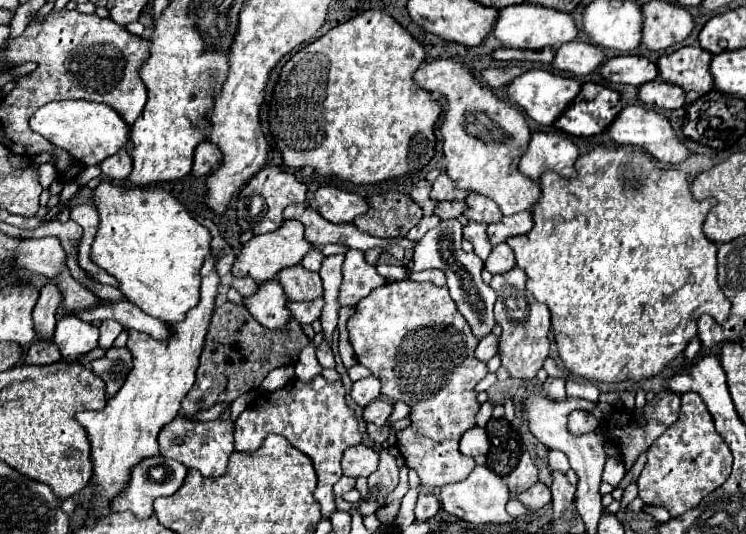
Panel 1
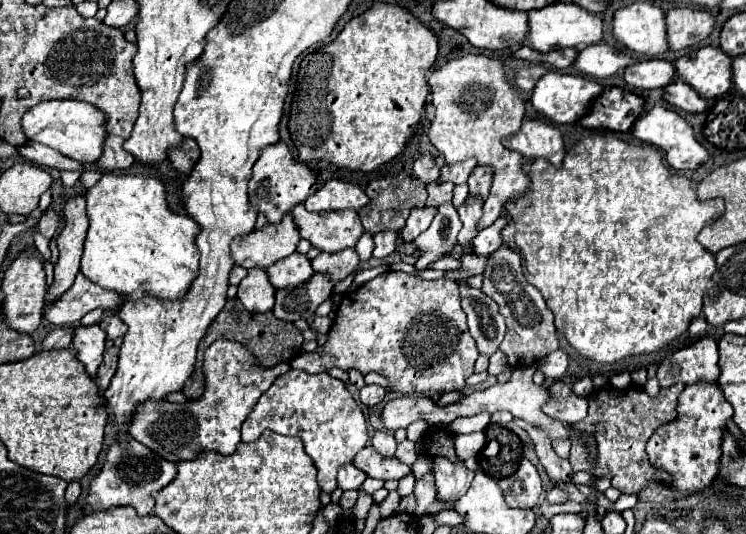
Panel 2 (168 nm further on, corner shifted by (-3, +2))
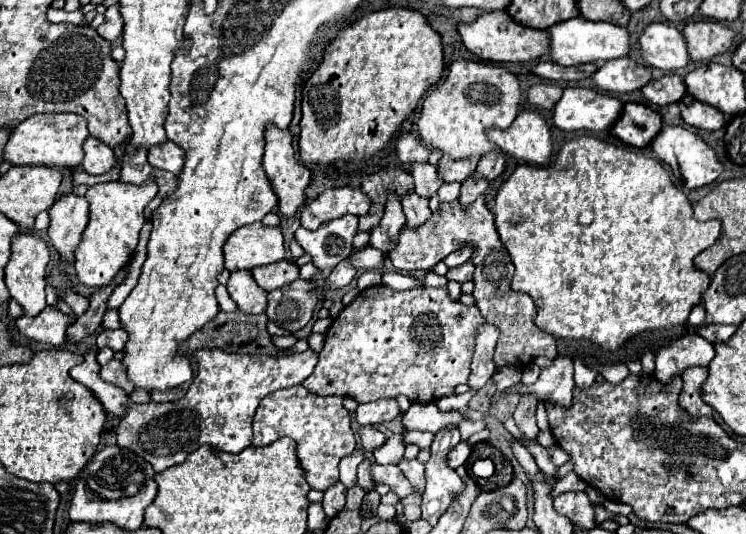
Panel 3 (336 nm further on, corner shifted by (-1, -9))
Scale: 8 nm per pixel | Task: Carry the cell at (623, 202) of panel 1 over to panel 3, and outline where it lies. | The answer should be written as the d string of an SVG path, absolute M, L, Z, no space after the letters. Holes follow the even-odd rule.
M577 137L567 141L559 153L557 159L551 163L551 167L531 167L531 165L519 165L513 175L499 187L497 197L495 197L495 225L499 231L499 237L505 245L505 249L511 255L511 261L515 265L515 275L511 281L511 287L515 291L523 291L527 295L533 297L535 303L539 303L539 311L535 317L535 323L543 329L549 331L553 337L561 337L561 339L571 339L571 341L579 341L585 339L593 345L597 345L603 351L617 351L621 349L631 337L641 335L641 333L655 333L661 329L671 329L675 325L683 325L691 313L693 307L697 307L701 303L701 295L707 291L711 277L697 269L693 259L707 247L711 247L719 233L721 233L721 221L719 219L711 219L711 221L697 221L693 217L693 207L689 203L689 199L685 197L685 193L681 189L677 189L671 183L671 177L667 173L667 169L663 167L661 161L653 159L653 157L645 157L627 149L621 149L613 143L601 141L597 137Z

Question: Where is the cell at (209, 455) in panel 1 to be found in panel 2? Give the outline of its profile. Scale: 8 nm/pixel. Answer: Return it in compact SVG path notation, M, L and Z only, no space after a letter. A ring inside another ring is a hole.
M215 340L205 350L203 396L197 400L187 400L185 404L173 404L167 400L157 404L139 404L137 412L133 412L133 420L129 422L129 434L169 462L193 460L203 450L215 450L223 456L229 456L241 442L241 424L245 422L261 394L273 384L277 376L287 370L289 362L277 364L273 368L263 368L257 364L253 352L249 352L249 348L245 348L243 344Z

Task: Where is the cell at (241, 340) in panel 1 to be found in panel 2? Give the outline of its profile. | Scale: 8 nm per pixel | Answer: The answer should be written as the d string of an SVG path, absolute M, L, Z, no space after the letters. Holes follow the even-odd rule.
M227 298L227 304L225 308L229 310L223 310L219 312L219 316L213 320L213 324L209 326L209 332L201 338L201 344L199 344L199 350L197 350L197 364L195 364L195 372L193 376L189 376L189 380L185 382L185 388L183 388L183 394L187 400L197 400L201 394L203 394L203 370L201 370L201 364L203 364L203 350L219 340L219 338L227 338L227 340L235 340L235 342L241 342L245 344L249 350L255 352L259 364L263 364L265 368L271 368L279 362L287 362L287 360L293 360L299 352L301 352L301 344L303 344L303 336L301 332L291 324L291 322L283 322L283 320L277 320L271 312L265 312L265 314L253 314L251 318L241 318L241 316L235 316L233 308L243 308L241 300L239 298Z

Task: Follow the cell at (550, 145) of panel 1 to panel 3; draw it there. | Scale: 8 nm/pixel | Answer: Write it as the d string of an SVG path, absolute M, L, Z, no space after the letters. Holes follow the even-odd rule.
M521 111L507 131L487 131L493 143L519 163L549 165L553 159L553 141L549 125L535 111Z

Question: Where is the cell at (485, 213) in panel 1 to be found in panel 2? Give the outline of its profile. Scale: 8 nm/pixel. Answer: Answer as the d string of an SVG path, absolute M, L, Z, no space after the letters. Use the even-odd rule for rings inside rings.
M477 164L467 180L469 184L469 192L471 194L479 194L483 200L489 196L489 188L491 188L491 182L493 182L493 172L489 172L489 168Z

